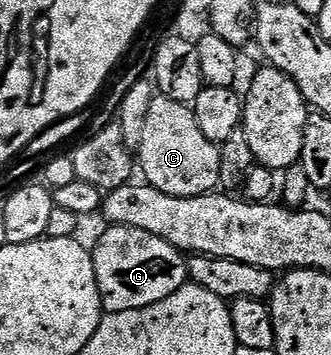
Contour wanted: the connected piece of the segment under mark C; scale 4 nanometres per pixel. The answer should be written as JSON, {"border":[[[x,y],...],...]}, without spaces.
{"border":[[[153,96],[150,112],[146,115],[146,127],[142,130],[142,143],[138,150],[138,169],[144,172],[143,180],[166,195],[179,197],[197,197],[211,193],[220,184],[220,150],[198,128],[198,119],[194,119],[191,108],[169,97]]]}

